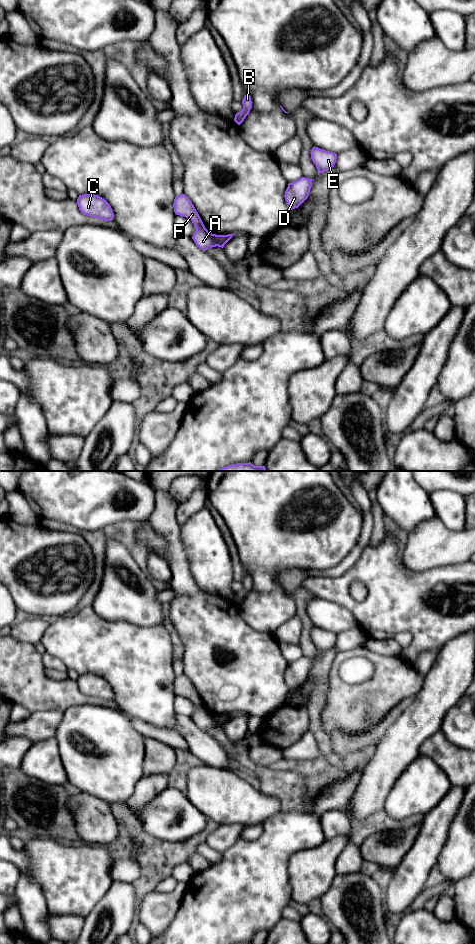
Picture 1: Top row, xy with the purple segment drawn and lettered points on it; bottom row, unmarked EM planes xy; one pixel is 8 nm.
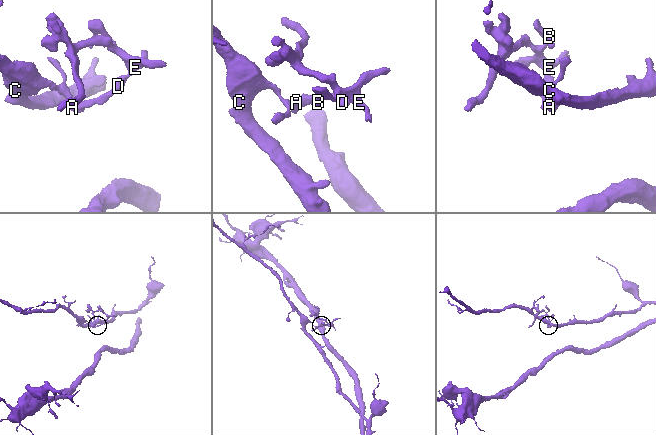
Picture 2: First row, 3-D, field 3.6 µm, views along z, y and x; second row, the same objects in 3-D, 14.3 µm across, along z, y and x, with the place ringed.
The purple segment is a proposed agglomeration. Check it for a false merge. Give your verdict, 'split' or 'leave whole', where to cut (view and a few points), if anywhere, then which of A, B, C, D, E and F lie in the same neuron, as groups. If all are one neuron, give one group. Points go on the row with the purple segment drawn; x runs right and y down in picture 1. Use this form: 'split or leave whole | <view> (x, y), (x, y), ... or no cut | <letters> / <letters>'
split | xy (211, 234), (216, 241), (223, 241), (229, 235), (232, 235) | A C F / B D E

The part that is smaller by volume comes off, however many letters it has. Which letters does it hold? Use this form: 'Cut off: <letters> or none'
Cut off: B, D, E

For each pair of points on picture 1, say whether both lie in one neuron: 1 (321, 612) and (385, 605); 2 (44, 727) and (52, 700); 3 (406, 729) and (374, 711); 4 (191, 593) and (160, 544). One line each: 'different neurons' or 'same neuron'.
1: different neurons
2: different neurons
3: different neurons
4: different neurons

